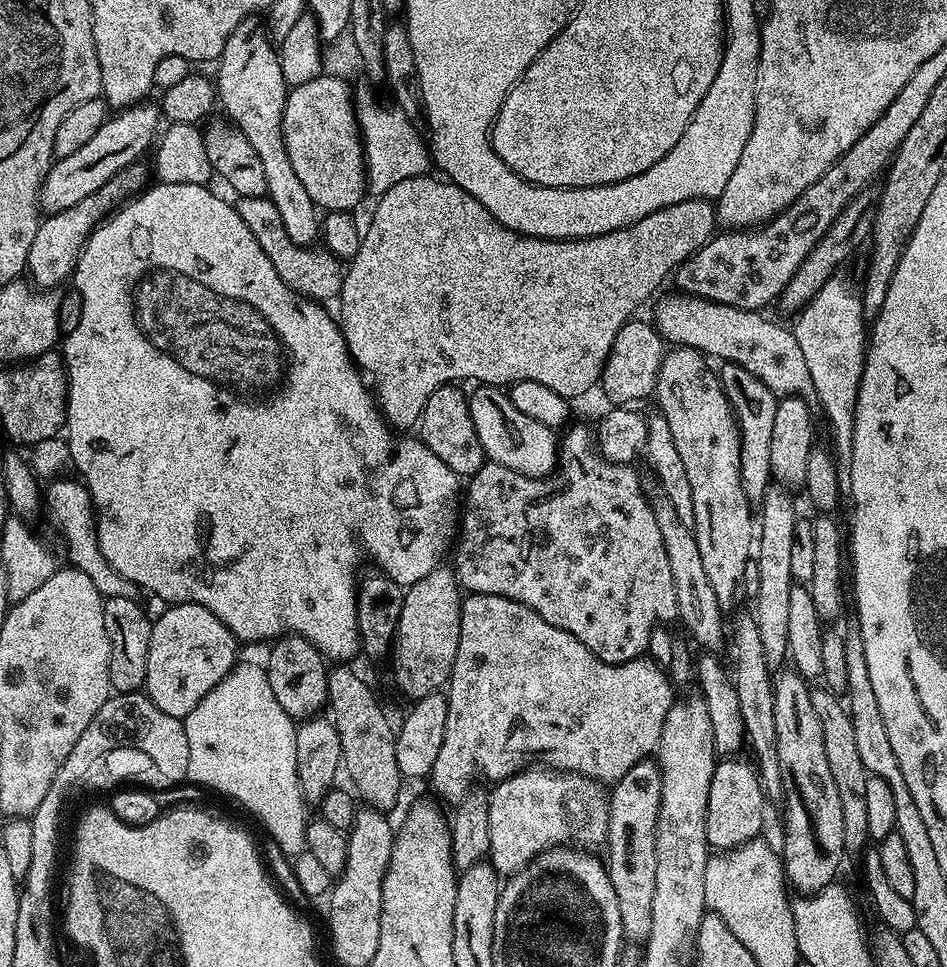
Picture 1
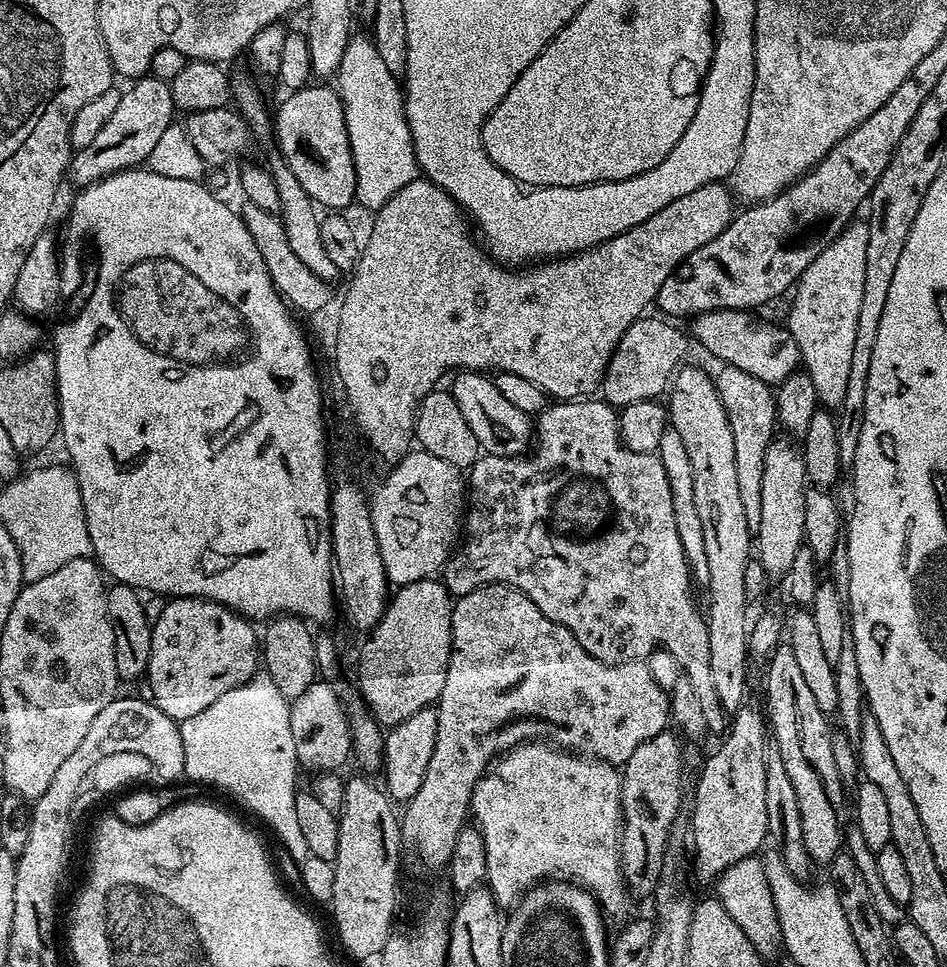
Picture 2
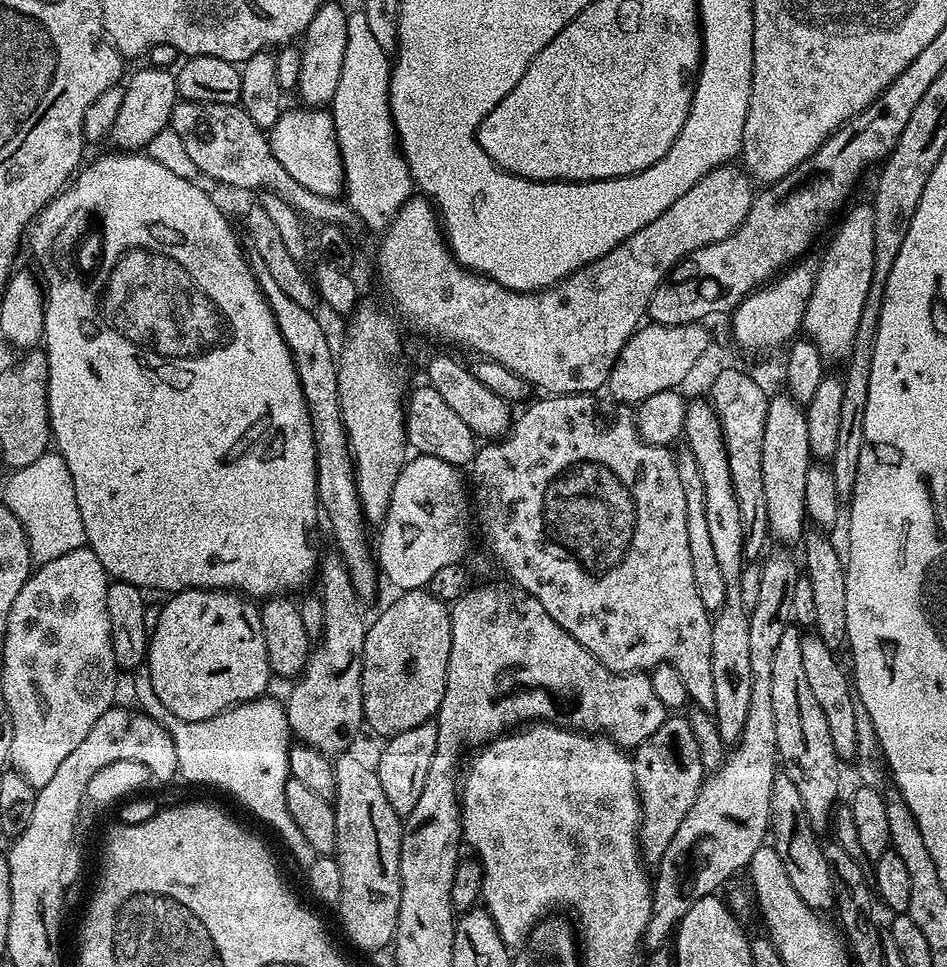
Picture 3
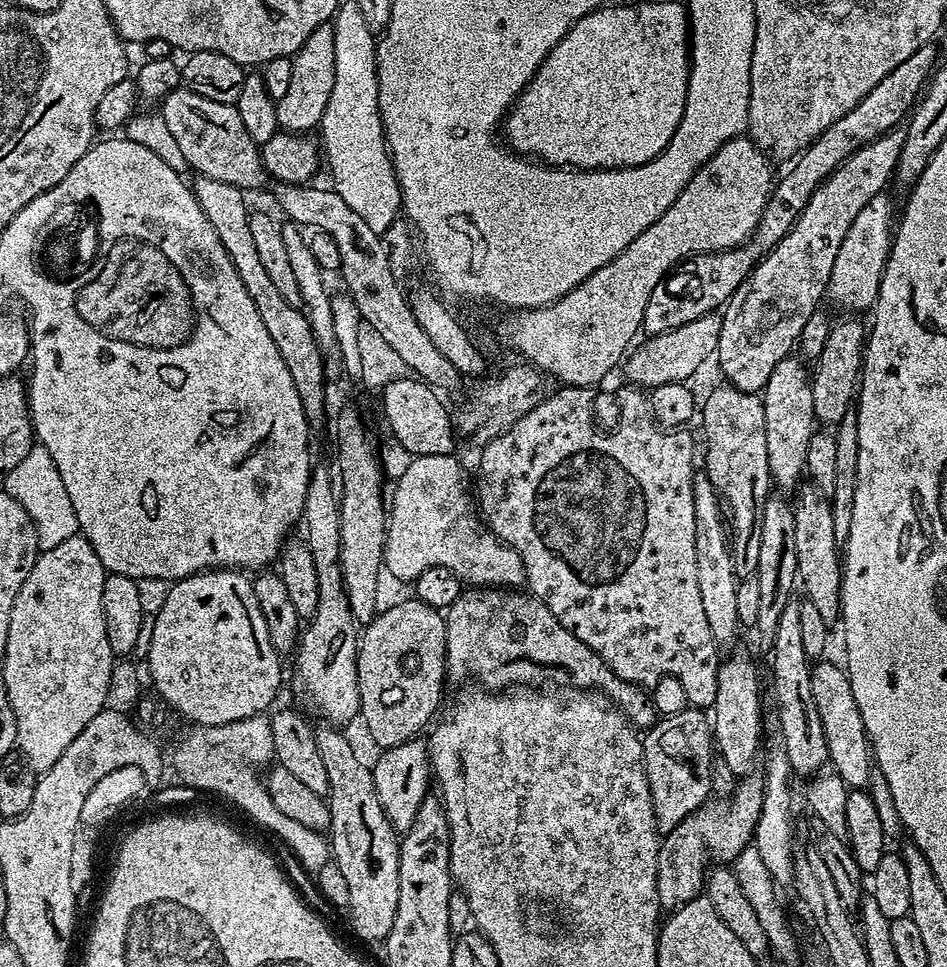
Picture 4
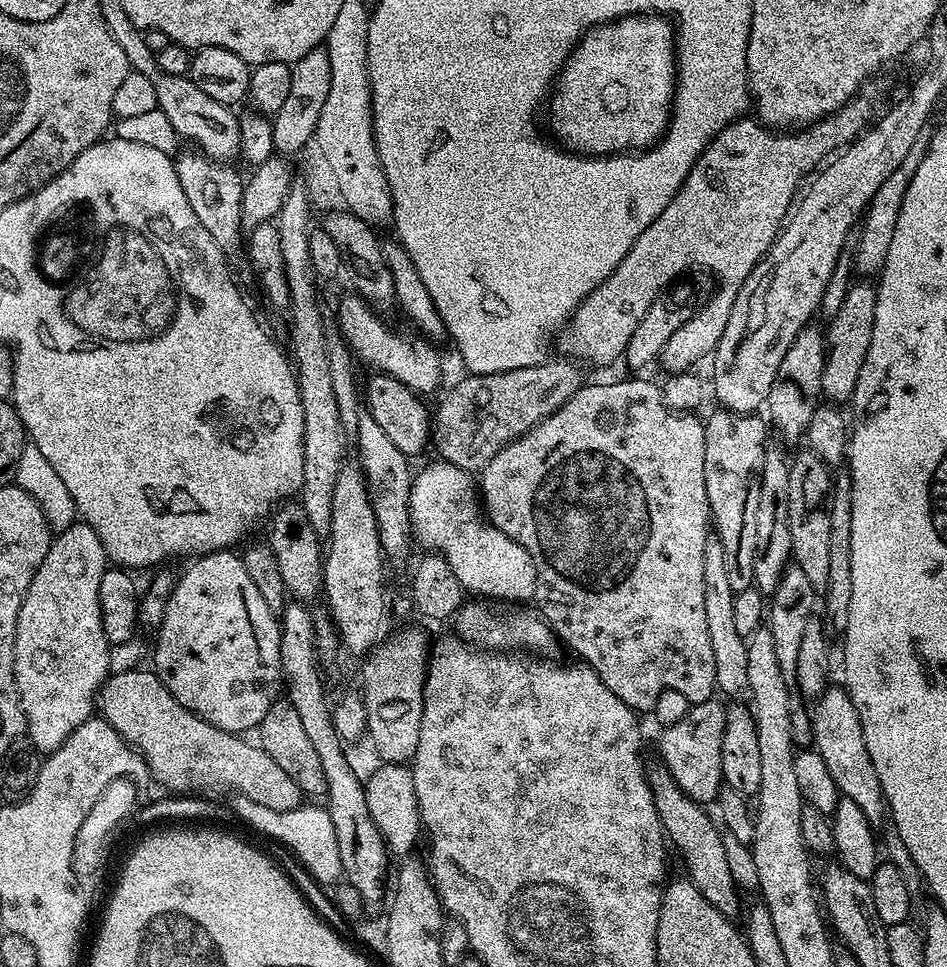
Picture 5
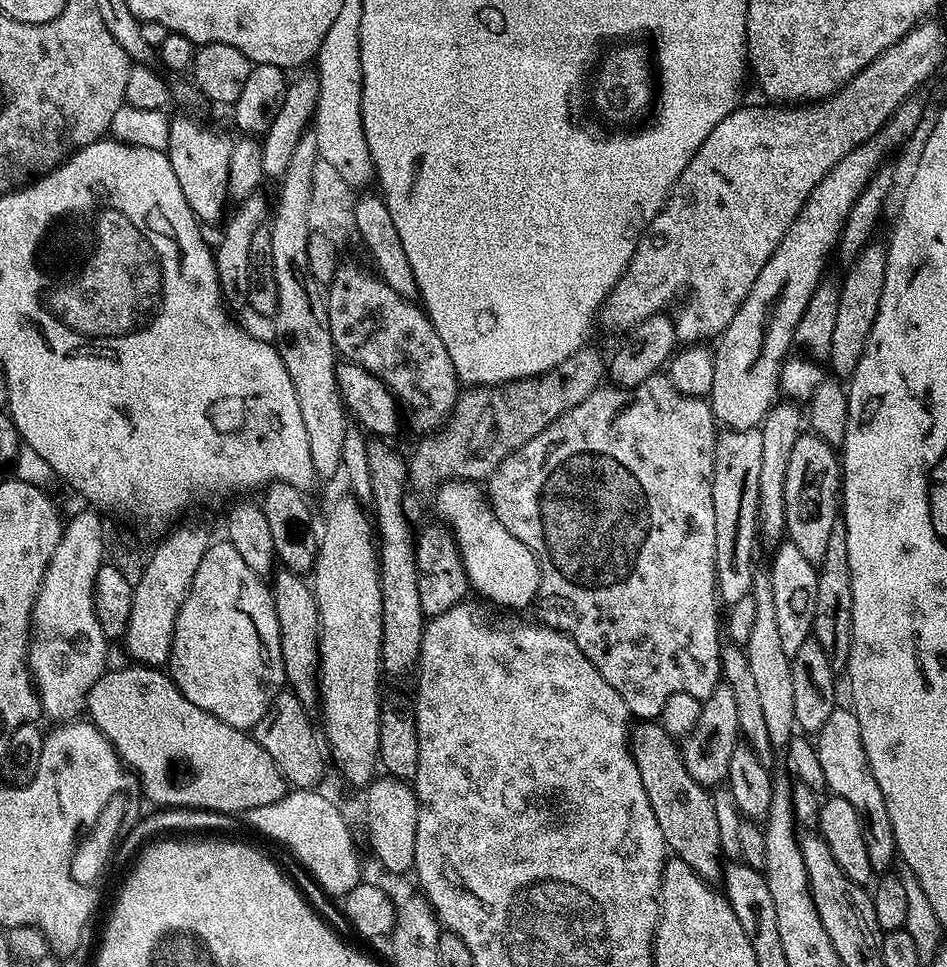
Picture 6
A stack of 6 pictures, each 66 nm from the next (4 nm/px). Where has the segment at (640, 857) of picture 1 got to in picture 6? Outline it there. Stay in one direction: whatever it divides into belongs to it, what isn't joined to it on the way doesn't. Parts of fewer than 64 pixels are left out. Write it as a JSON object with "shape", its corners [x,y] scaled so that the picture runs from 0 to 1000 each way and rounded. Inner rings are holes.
{"shape":[[[761,705],[757,707],[754,718],[741,725],[739,741],[733,755],[729,755],[729,759],[721,762],[717,770],[719,786],[732,802],[733,809],[752,817],[768,808],[771,780],[777,774],[780,761],[779,726],[775,726],[775,714],[771,714],[769,707]]]}

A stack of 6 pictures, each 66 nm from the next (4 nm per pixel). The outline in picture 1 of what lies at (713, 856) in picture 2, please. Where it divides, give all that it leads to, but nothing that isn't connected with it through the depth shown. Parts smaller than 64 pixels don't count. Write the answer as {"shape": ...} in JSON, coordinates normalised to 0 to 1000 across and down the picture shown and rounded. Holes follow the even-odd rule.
{"shape":[[[765,784],[750,805],[750,825],[746,834],[746,867],[756,879],[778,877],[790,869],[804,863],[803,855],[807,852],[807,831],[809,824],[803,815],[803,800],[793,789],[780,784]]]}

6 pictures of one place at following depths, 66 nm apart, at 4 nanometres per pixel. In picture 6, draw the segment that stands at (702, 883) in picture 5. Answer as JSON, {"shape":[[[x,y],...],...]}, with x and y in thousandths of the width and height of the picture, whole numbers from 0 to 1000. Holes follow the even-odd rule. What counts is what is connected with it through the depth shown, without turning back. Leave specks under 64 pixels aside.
{"shape":[[[677,746],[671,748],[664,758],[664,774],[704,878],[715,888],[724,891],[743,911],[759,913],[763,907],[765,884],[757,840],[751,820],[733,809],[732,802],[724,796],[715,766],[703,759],[695,747]]]}

